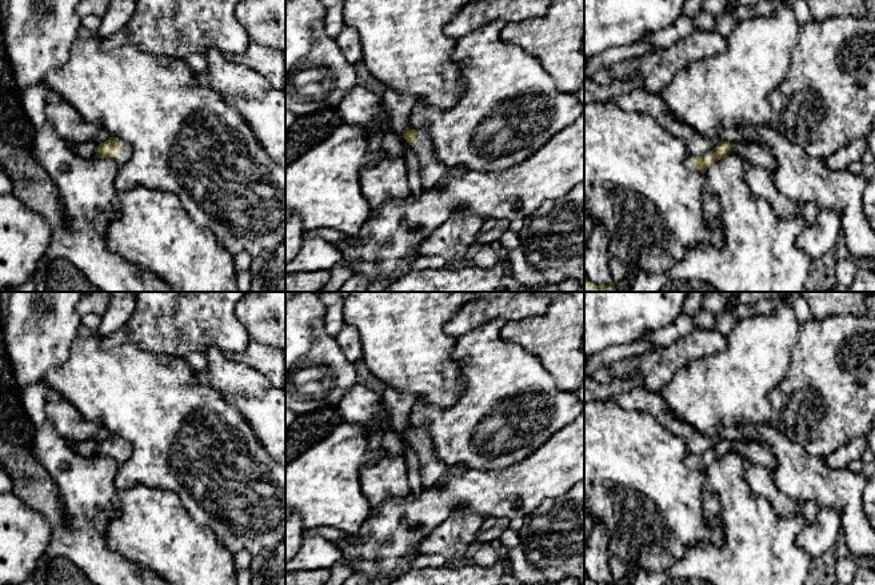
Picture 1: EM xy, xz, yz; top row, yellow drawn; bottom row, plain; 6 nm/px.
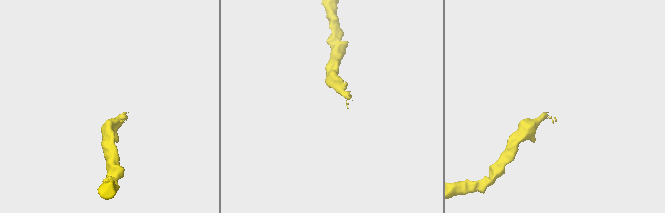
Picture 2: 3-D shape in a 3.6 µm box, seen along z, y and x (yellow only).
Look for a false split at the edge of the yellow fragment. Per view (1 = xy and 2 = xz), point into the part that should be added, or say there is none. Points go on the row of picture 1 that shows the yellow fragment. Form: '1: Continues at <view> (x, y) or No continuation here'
1: Continues at xy (127, 149)
2: Continues at xz (434, 173)

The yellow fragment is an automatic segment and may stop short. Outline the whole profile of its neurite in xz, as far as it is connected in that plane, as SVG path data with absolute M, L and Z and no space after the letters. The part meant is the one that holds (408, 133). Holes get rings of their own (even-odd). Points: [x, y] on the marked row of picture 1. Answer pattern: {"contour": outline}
{"contour": "M407 127L403 131L403 137L417 156L423 189L440 187L446 179L462 176L468 171L462 165L446 167L440 164L425 129L412 129Z"}

